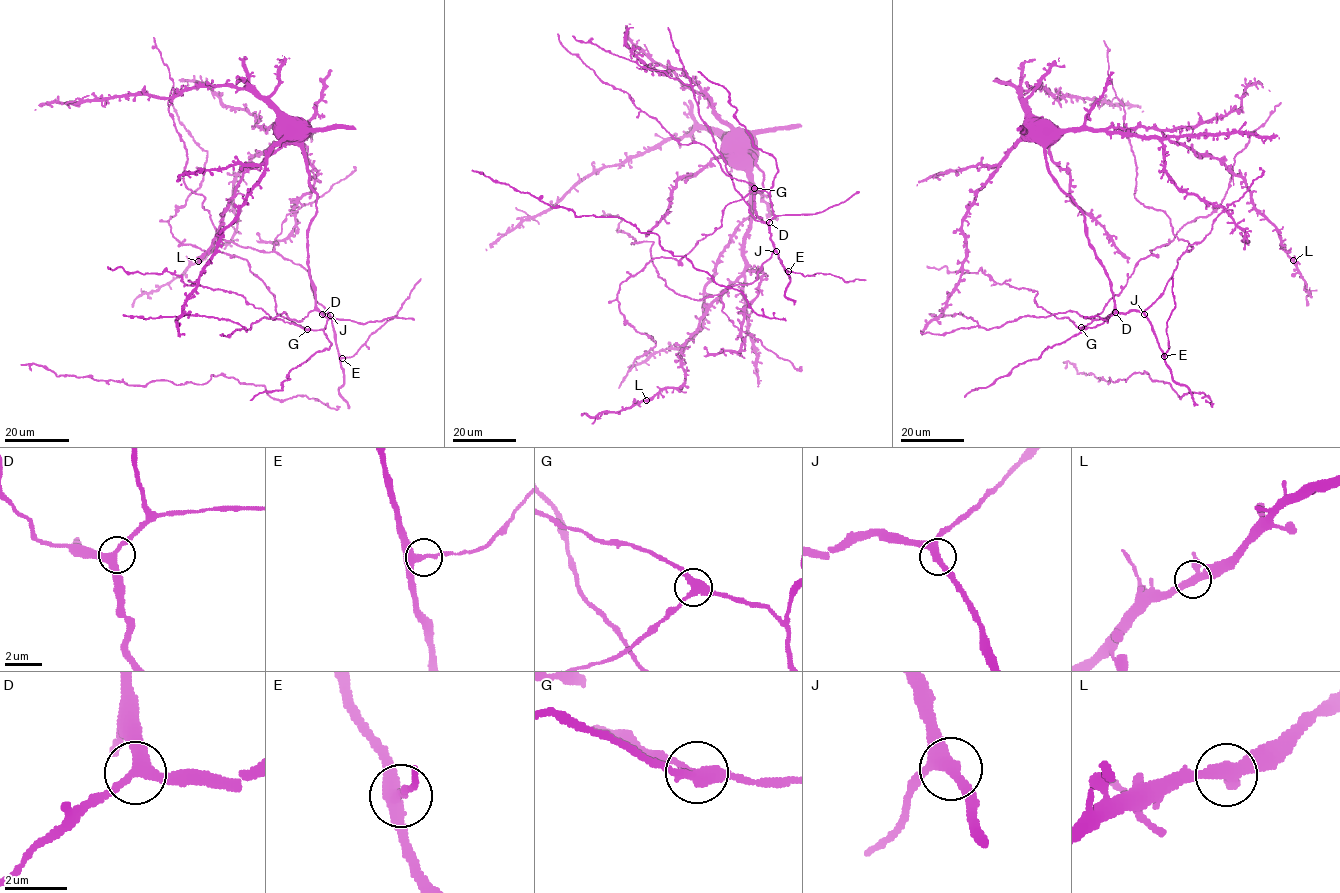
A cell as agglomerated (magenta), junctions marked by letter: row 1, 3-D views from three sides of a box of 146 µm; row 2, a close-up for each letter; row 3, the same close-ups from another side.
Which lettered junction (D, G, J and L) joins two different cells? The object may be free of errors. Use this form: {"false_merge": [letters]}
{"false_merge": []}

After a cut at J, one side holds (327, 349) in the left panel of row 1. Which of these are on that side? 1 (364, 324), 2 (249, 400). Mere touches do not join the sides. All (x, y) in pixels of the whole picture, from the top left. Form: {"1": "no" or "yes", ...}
{"1": "yes", "2": "yes"}

